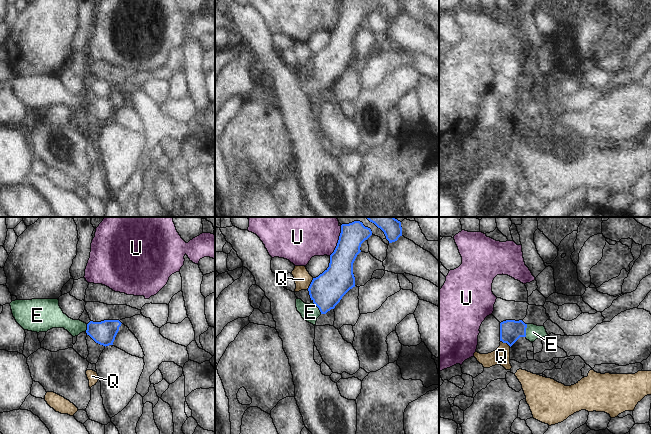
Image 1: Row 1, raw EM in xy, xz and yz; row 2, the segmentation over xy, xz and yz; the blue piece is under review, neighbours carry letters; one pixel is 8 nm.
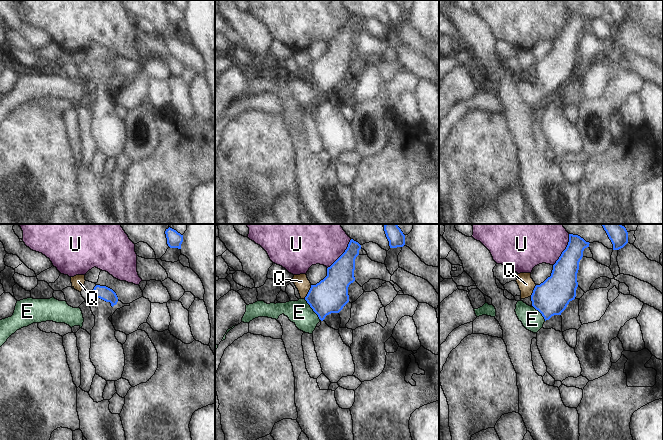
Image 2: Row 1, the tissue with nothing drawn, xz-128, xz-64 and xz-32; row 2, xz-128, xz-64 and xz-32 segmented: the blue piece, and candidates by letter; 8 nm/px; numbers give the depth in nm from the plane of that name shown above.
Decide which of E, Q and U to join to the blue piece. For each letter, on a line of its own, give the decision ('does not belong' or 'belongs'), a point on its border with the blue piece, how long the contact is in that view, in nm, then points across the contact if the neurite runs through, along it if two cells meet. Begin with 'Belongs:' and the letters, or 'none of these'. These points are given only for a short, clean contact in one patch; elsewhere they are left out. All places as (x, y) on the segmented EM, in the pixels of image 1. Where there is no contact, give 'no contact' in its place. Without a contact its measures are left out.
Belongs: E
E: belongs; contact yz (525, 330); length 110 nm; way yz (510, 330), (525, 330), (533, 332)
Q: does not belong; contact xz (310, 284); length 110 nm; border xz (313, 278), (307, 289)
U: does not belong; contact xz (338, 241); length 260 nm; border xz (341, 226), (337, 245), (329, 255)

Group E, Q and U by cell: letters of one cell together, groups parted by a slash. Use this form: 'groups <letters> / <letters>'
groups E / Q / U

